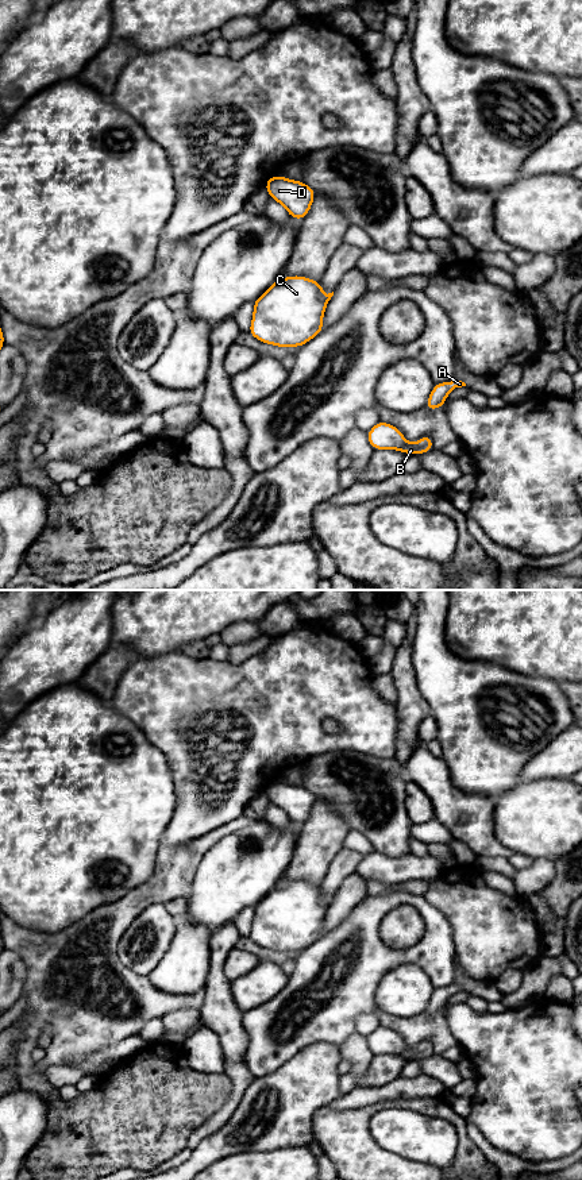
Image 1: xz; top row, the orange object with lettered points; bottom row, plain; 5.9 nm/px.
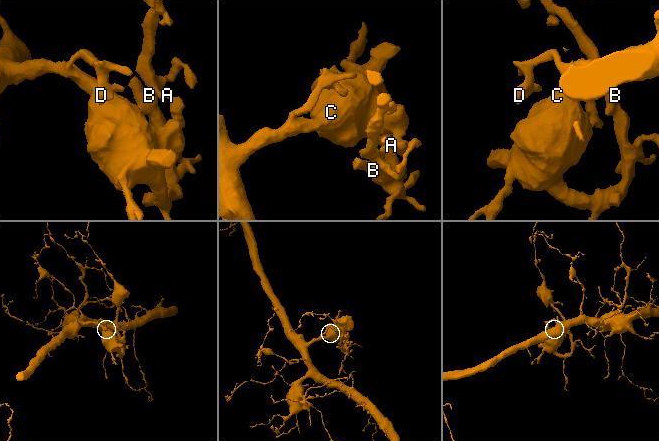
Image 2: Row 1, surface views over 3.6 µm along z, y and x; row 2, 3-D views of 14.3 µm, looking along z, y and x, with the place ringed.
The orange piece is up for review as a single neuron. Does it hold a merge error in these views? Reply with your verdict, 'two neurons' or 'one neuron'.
one neuron

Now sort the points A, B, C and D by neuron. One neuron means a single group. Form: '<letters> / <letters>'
A B C D

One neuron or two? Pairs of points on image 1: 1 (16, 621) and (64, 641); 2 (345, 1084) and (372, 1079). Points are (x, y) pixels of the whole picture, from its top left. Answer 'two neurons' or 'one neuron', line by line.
1: two neurons
2: one neuron

